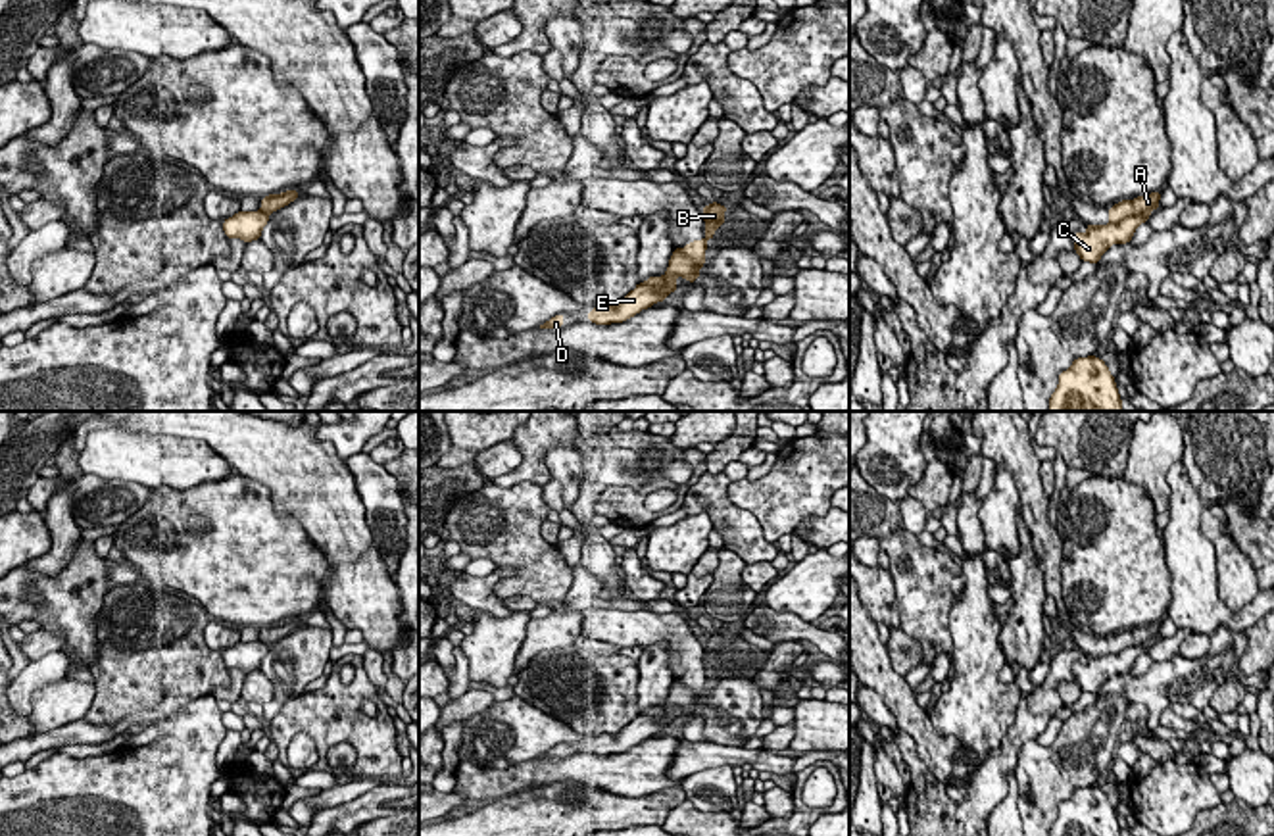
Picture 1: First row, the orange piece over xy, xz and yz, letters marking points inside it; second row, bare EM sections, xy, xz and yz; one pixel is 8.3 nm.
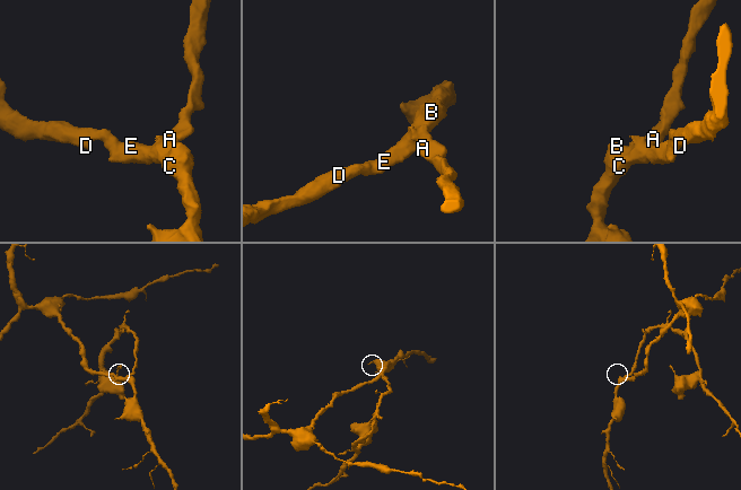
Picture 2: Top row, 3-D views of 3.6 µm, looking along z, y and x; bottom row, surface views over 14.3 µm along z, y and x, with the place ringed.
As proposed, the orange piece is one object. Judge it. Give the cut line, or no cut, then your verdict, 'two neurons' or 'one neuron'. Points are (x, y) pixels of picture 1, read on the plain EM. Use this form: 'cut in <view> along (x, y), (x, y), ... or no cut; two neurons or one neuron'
cut in yz along (1148, 642), (1136, 642), (1111, 654); two neurons

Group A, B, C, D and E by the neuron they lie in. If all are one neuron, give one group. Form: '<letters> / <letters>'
A / B C D E

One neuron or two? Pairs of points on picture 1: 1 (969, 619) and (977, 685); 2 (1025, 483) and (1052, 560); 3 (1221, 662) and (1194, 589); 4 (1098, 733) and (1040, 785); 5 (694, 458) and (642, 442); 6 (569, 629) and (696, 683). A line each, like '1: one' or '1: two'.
1: one
2: one
3: two
4: one
5: one
6: two

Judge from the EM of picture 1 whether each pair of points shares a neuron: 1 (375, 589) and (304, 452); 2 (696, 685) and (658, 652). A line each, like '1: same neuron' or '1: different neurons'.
1: same neuron
2: different neurons

